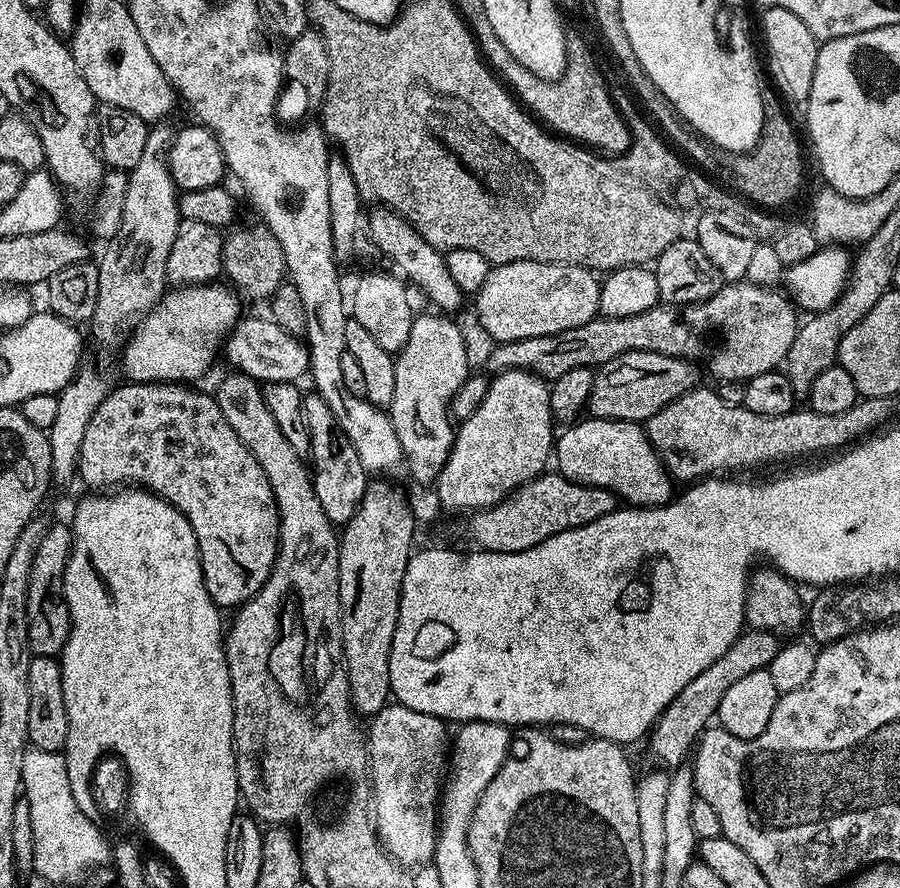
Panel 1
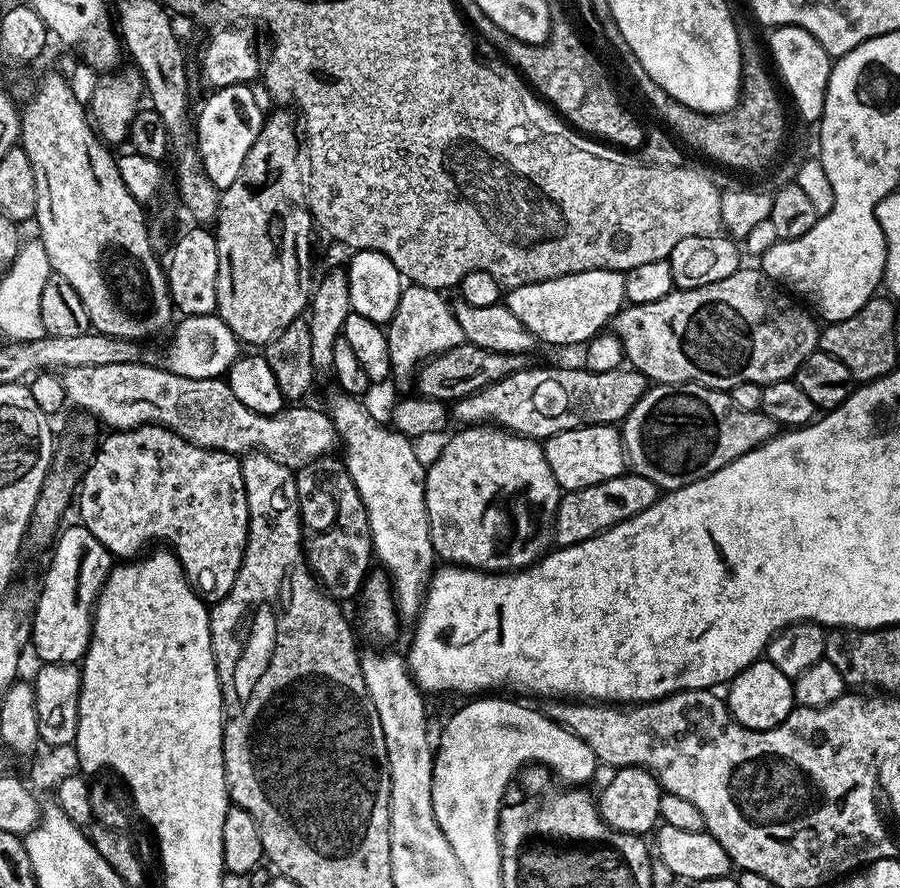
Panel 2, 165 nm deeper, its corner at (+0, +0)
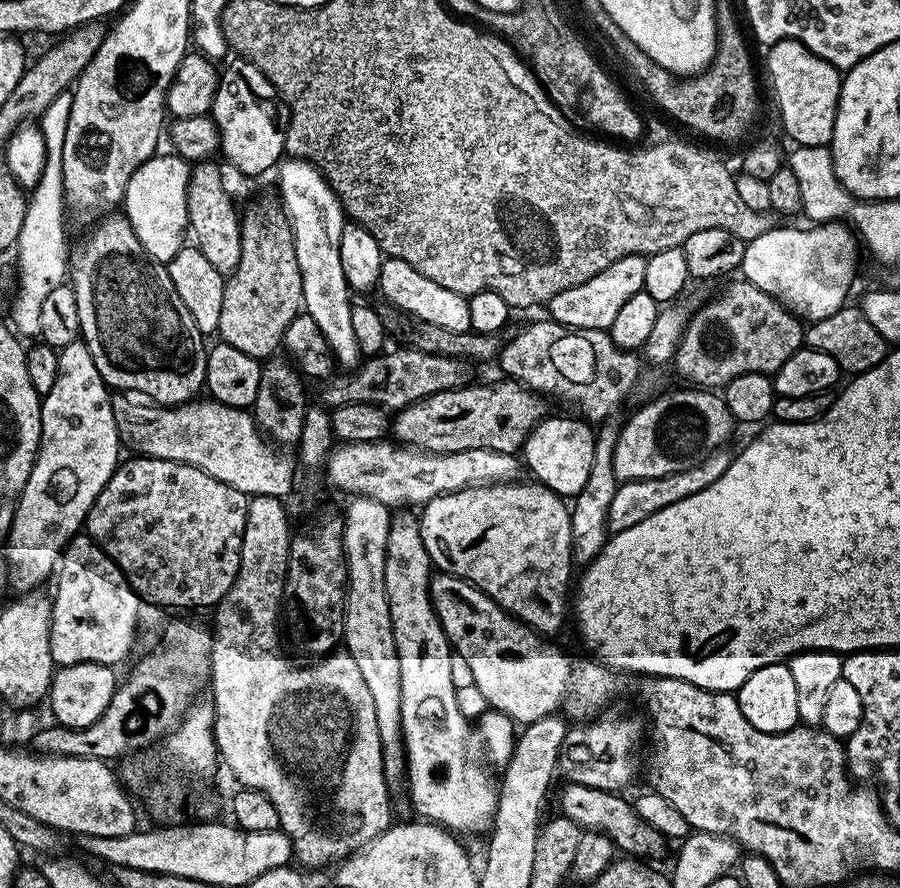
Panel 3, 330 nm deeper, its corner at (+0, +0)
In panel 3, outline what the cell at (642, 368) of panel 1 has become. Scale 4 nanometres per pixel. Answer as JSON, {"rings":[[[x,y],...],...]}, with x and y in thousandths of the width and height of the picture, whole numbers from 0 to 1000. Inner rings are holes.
{"rings":[[[557,427],[557,432],[532,432],[532,430],[526,430],[513,437],[506,437],[504,439],[491,439],[487,444],[478,444],[473,448],[468,450],[461,450],[456,457],[443,461],[434,470],[433,473],[433,486],[437,492],[446,501],[454,505],[461,505],[469,509],[508,509],[509,507],[549,507],[550,509],[567,509],[570,511],[577,510],[582,502],[582,494],[587,492],[593,484],[593,480],[598,480],[601,473],[606,472],[607,463],[604,464],[604,455],[607,455],[606,447],[600,443],[591,440],[589,437],[583,437],[581,432],[568,427]]]}

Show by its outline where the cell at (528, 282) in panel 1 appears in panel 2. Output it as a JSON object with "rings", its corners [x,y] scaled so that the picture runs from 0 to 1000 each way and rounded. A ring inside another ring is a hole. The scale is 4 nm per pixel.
{"rings":[[[657,302],[614,315],[589,318],[584,322],[563,325],[562,341],[567,354],[571,354],[597,384],[649,390],[659,378],[672,373],[680,357],[694,346],[693,307]]]}

